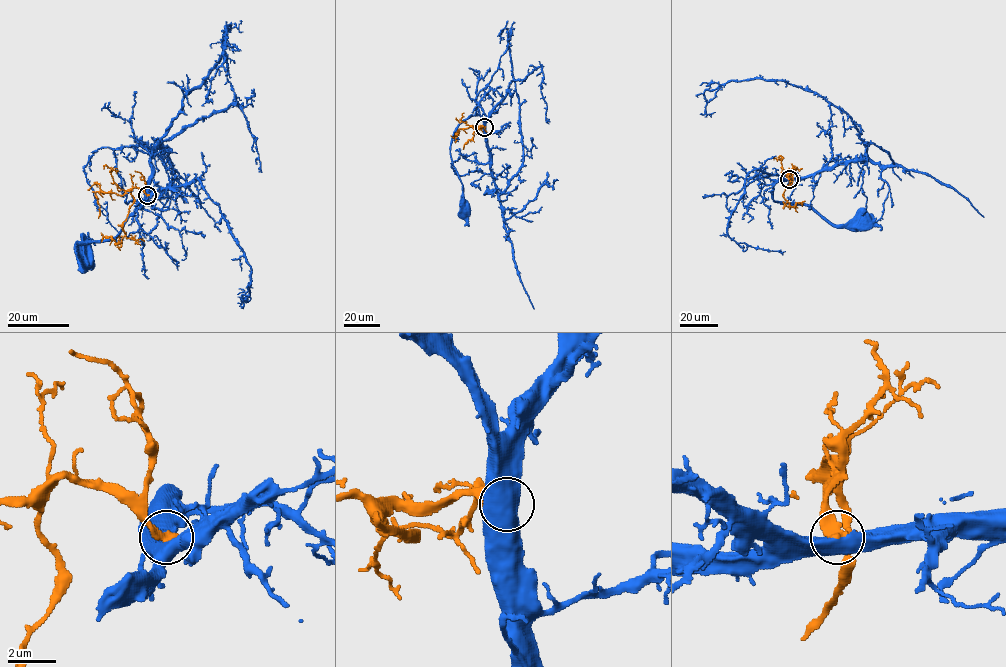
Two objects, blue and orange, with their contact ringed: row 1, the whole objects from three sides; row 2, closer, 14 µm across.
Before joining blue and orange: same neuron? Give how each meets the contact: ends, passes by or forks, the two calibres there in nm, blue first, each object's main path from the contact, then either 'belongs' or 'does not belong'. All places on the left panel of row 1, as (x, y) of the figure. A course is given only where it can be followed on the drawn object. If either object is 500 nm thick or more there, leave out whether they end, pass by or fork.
calibres 650 and 480 nm; course blue (147, 195), (122, 229), (112, 238), (76, 242), (81, 259), (86, 266), (86, 251); course orange (147, 195), (140, 189), (132, 190), (133, 202), (123, 223), (124, 235), (120, 242), (101, 233); belongs

